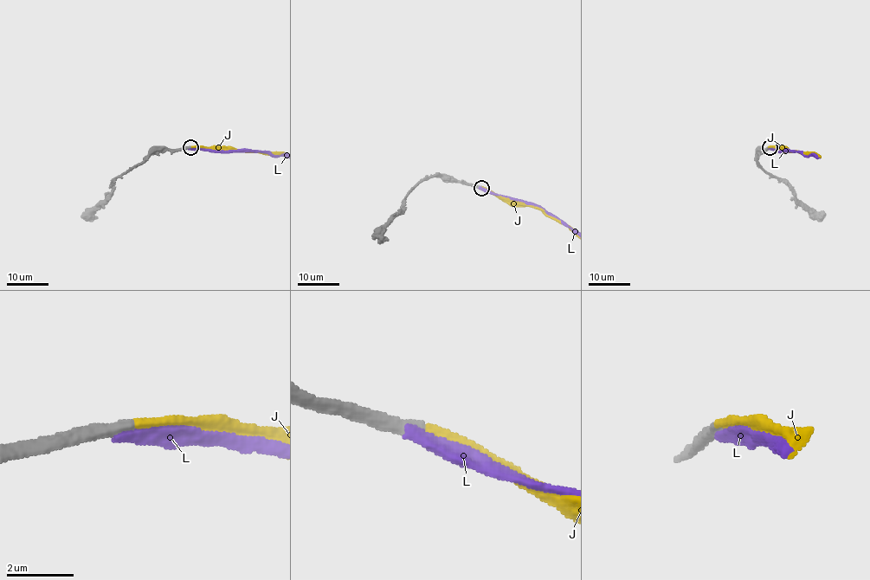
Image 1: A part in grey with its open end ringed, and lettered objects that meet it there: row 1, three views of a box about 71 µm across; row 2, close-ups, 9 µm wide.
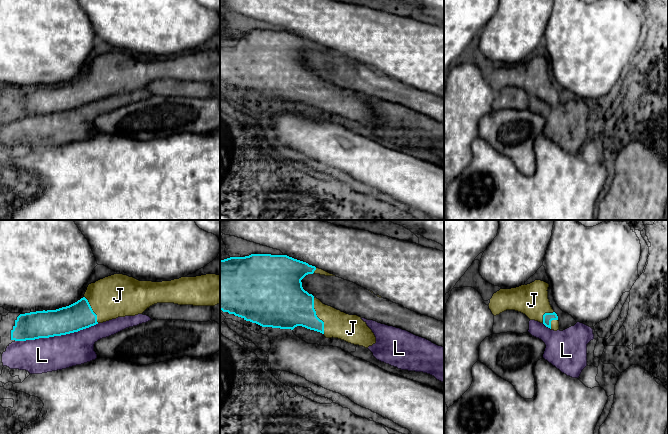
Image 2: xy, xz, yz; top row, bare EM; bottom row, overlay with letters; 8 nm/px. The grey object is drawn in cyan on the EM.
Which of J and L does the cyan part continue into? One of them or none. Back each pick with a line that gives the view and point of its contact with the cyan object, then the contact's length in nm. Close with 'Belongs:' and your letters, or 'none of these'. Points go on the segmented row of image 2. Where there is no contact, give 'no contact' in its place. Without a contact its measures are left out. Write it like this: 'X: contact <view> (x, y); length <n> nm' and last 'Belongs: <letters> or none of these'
J: contact xz (316, 316); length 300 nm
Belongs: J

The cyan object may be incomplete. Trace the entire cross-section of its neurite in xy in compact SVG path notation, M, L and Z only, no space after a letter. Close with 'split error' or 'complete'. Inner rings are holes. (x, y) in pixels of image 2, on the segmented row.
M114 274L89 284L84 297L69 306L20 314L11 330L11 340L78 332L118 317L142 314L157 303L215 306L220 303L220 275L152 282Z | split error

